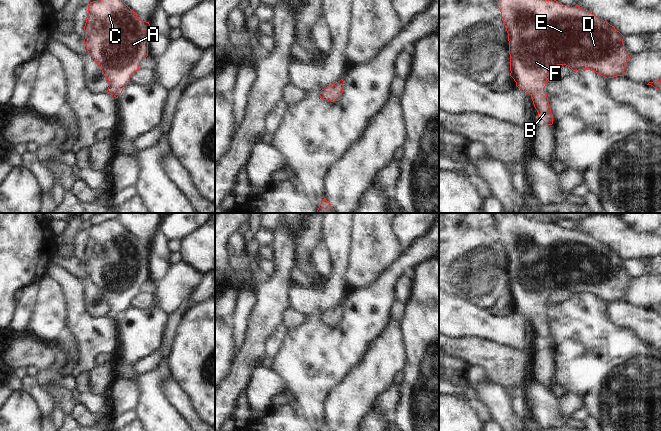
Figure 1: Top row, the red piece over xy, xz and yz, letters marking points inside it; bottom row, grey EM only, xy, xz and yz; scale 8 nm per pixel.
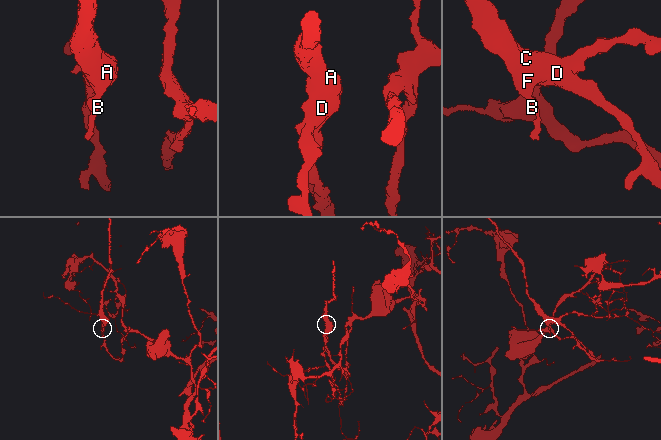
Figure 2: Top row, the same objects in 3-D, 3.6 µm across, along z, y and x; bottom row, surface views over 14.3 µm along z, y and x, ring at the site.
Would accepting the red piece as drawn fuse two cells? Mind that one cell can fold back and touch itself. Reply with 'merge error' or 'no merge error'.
no merge error

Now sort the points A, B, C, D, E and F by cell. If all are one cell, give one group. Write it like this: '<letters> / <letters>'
A B C D E F

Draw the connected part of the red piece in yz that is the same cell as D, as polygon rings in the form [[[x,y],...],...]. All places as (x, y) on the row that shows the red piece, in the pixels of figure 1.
[[[497,0],[508,33],[510,76],[516,86],[532,97],[538,118],[547,125],[553,124],[553,116],[544,88],[550,70],[557,65],[566,65],[573,71],[590,69],[605,78],[624,76],[625,65],[631,53],[624,47],[624,36],[608,22],[580,6],[569,7],[556,0]]]

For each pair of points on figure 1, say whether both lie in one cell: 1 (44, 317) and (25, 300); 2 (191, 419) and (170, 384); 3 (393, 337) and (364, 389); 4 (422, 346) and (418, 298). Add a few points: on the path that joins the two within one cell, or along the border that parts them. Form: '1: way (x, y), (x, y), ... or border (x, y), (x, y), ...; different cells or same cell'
1: border (39, 284), (36, 302), (25, 329); different cells
2: way (186, 410), (174, 393); same cell
3: way (387, 350), (384, 359), (371, 376); same cell
4: way (422, 334), (422, 310); same cell

